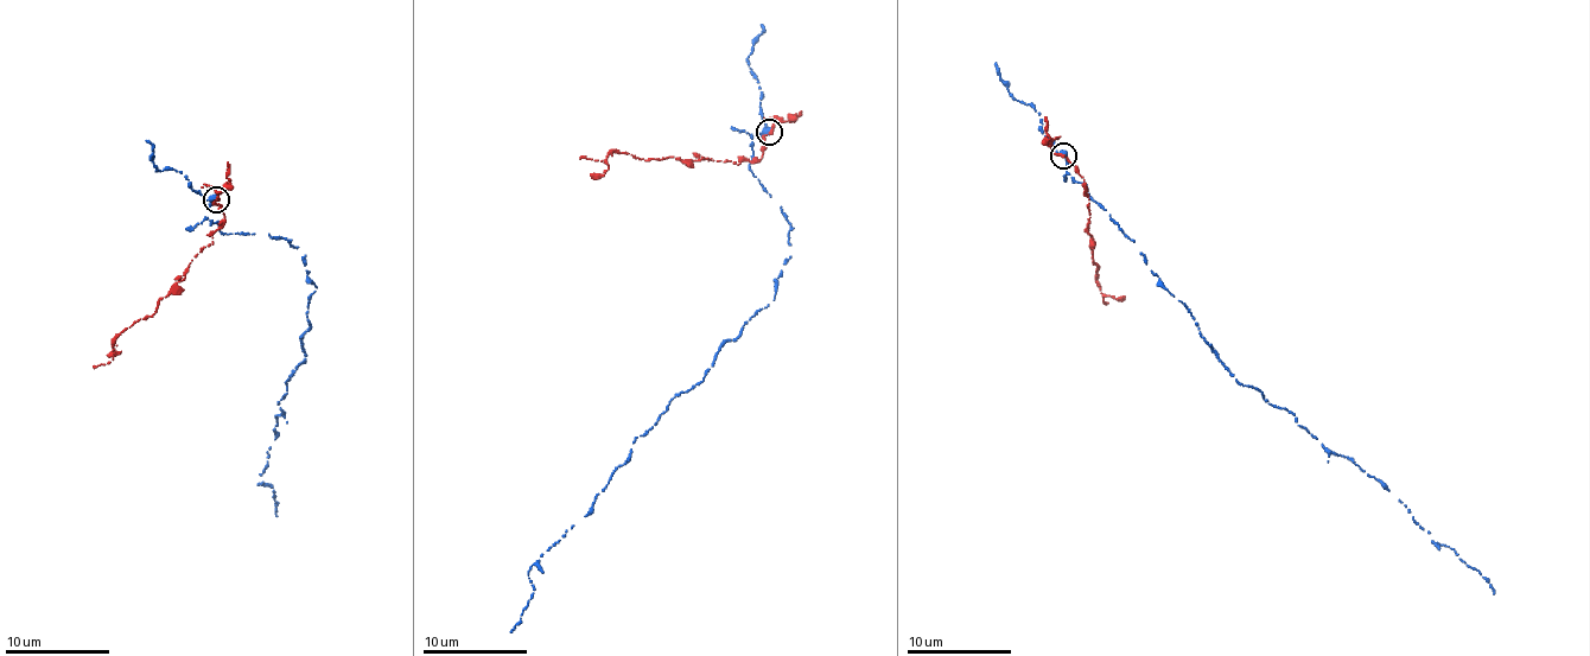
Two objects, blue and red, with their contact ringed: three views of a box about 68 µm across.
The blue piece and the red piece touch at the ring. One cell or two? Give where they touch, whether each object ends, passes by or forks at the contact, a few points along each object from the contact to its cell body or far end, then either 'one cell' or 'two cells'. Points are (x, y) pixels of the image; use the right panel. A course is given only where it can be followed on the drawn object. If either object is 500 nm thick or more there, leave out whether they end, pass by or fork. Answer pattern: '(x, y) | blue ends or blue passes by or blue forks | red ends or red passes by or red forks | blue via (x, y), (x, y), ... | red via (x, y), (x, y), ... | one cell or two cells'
(1063, 155) | blue passes by | red passes by | blue via (1062, 155), (1067, 170), (1191, 314), (1235, 380), (1374, 476), (1405, 504), (1413, 522), (1448, 546), (1494, 593) | red via (1062, 155), (1085, 180), (1091, 214), (1087, 231), (1094, 263), (1099, 265), (1094, 279), (1106, 305) | one cell

